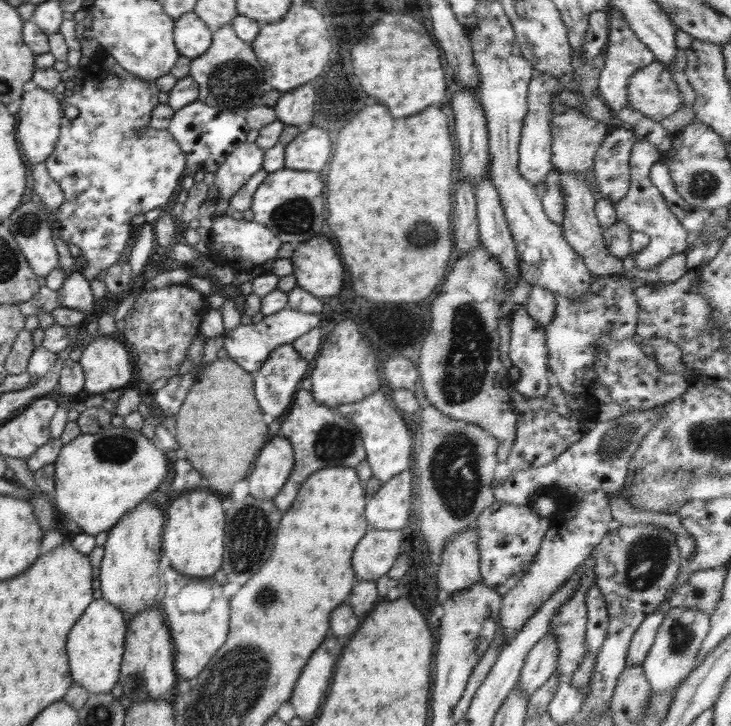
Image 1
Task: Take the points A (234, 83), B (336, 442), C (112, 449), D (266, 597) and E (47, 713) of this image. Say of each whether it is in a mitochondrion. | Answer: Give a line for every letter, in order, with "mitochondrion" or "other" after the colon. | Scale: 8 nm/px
A: mitochondrion
B: mitochondrion
C: mitochondrion
D: mitochondrion
E: other

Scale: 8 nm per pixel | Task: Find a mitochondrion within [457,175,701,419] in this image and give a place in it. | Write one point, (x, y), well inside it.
(619, 359)

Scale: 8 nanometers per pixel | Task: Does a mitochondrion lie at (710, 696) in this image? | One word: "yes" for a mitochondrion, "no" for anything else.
no

